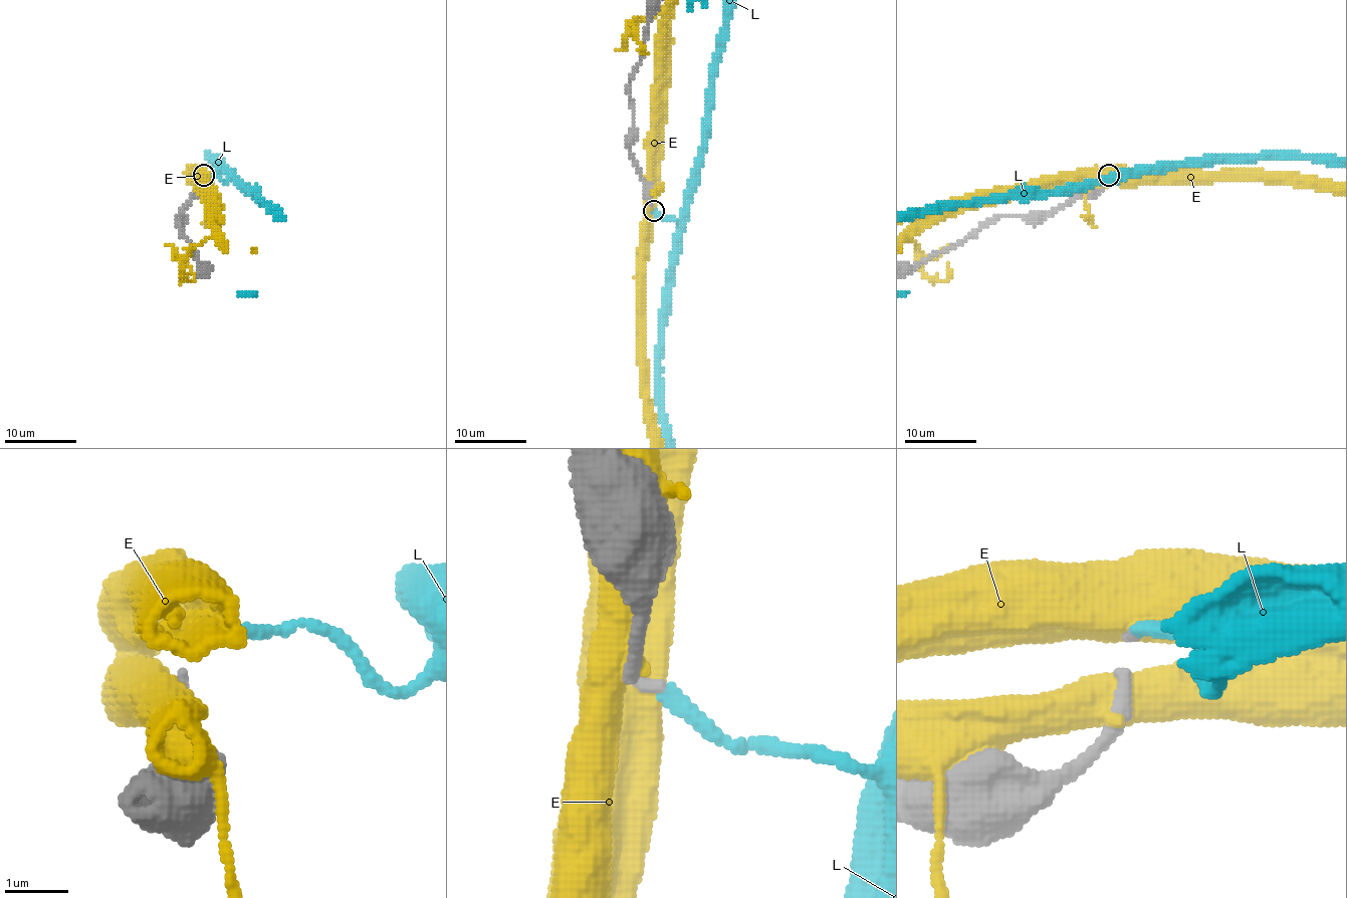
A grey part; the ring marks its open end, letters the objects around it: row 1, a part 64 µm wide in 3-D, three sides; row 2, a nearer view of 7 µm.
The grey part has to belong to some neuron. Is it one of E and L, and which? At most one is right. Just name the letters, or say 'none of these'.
L

